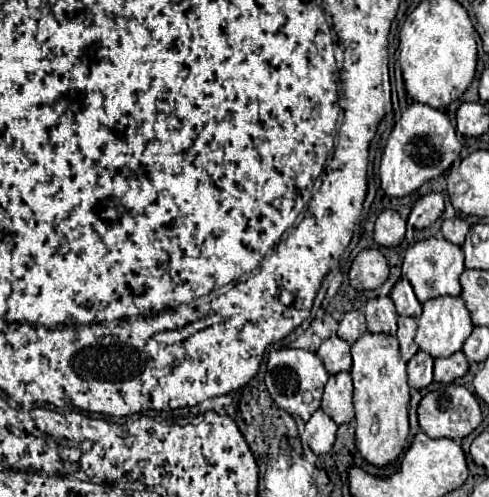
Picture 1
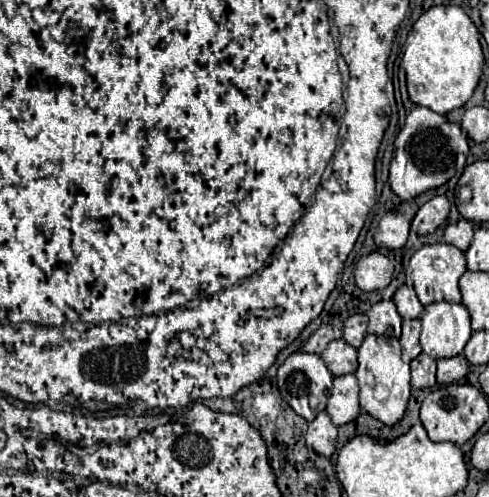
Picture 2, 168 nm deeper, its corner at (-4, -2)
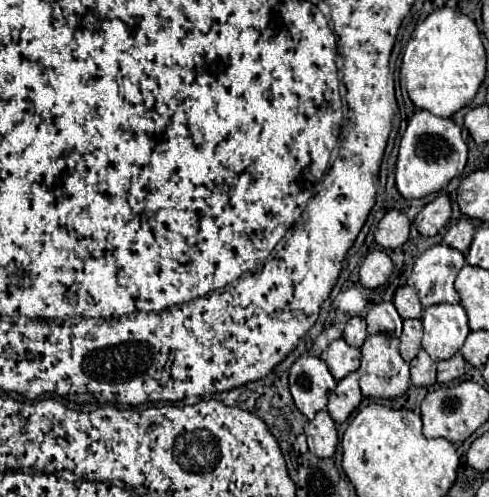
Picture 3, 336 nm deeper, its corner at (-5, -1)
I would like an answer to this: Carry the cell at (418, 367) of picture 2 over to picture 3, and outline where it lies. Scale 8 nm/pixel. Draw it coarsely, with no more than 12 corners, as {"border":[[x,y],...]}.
{"border":[[425,350],[411,360],[411,384],[433,386],[437,362]]}

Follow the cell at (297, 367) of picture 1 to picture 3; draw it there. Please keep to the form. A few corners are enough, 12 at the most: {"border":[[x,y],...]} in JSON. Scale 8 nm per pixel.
{"border":[[301,356],[291,366],[289,388],[309,420],[327,406],[337,382],[327,364]]}

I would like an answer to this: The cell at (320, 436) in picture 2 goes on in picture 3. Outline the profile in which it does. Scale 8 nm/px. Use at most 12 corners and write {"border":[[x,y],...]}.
{"border":[[327,410],[305,424],[319,458],[335,454],[339,434]]}

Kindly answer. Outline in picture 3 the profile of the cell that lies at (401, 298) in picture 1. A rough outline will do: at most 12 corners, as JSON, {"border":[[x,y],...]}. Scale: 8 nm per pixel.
{"border":[[397,288],[393,304],[401,318],[421,318],[417,292]]}

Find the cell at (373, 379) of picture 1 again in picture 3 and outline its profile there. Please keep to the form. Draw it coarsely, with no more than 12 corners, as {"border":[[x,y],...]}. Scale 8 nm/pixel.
{"border":[[371,334],[361,346],[361,392],[395,398],[409,386],[399,340]]}

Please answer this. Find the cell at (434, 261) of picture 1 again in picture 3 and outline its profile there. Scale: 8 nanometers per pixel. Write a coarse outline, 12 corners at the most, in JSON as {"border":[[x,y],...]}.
{"border":[[447,244],[421,254],[407,281],[423,308],[457,304],[465,256]]}

